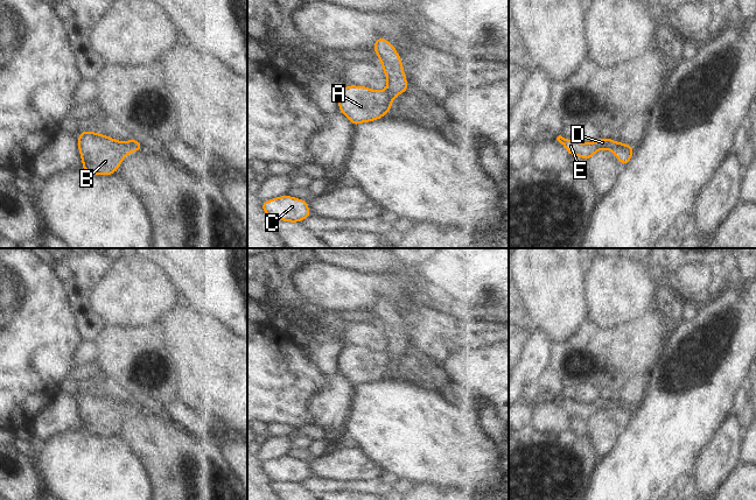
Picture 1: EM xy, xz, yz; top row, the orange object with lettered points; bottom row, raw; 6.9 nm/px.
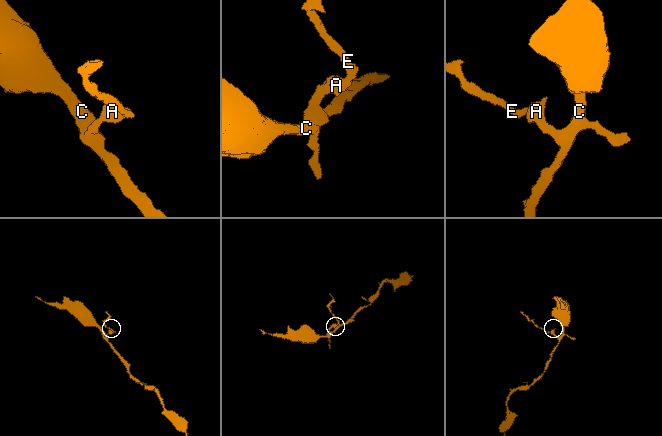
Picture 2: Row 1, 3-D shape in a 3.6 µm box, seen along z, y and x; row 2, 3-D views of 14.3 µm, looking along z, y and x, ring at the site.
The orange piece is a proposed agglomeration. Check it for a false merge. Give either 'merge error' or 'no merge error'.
no merge error

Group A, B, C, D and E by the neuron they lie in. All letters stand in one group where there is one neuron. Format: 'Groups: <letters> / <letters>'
Groups: A B C D E

